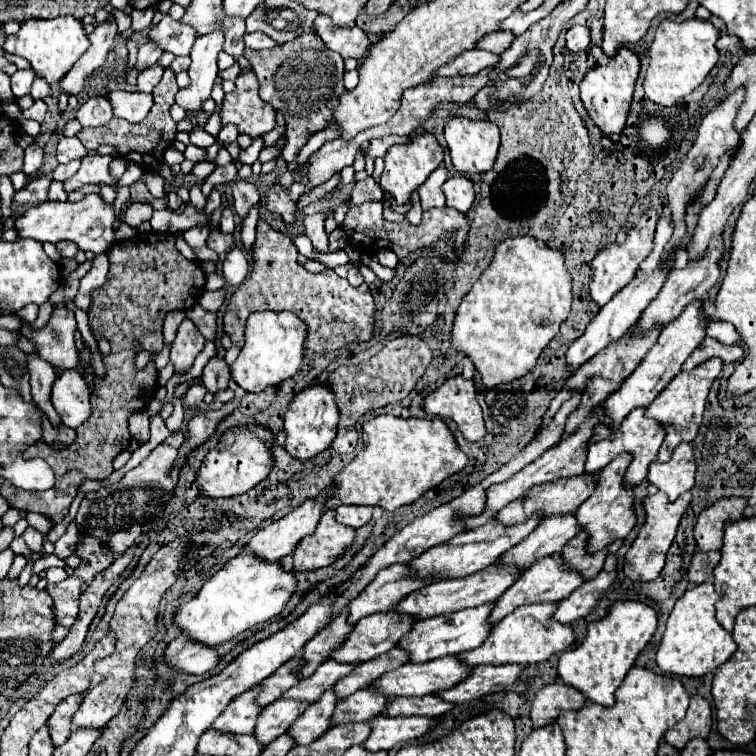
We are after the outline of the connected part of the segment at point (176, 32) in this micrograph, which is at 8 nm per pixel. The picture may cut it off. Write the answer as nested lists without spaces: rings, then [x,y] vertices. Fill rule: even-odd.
[[[165,13],[159,25],[151,27],[149,39],[153,39],[155,43],[161,43],[161,47],[165,47],[165,51],[171,51],[173,55],[189,55],[191,45],[197,39],[197,33],[191,25],[173,21]]]

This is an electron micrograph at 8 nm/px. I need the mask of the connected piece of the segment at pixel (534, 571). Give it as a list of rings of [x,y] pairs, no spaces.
[[[553,553],[547,555],[543,559],[539,559],[537,563],[533,563],[529,569],[525,569],[521,573],[521,577],[517,579],[517,583],[513,583],[497,601],[495,601],[495,609],[489,617],[491,623],[499,623],[503,617],[507,617],[509,613],[513,613],[517,607],[521,605],[531,605],[531,603],[549,603],[549,601],[563,601],[567,599],[575,589],[579,589],[585,583],[585,579],[579,575],[577,569],[573,569],[561,553]]]

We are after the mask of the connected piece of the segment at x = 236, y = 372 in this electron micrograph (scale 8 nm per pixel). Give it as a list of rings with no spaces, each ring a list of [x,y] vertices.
[[[265,311],[251,315],[245,329],[245,347],[241,349],[237,361],[231,365],[233,381],[249,393],[261,393],[265,387],[279,385],[281,381],[299,373],[303,365],[303,343],[307,331],[309,327],[293,313]]]

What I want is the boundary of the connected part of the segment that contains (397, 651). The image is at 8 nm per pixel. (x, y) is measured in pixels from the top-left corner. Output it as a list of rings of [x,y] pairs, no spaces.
[[[395,647],[393,651],[389,651],[385,655],[379,655],[379,657],[371,659],[371,661],[355,665],[351,675],[337,681],[333,689],[337,691],[337,695],[341,695],[341,699],[345,699],[345,697],[353,695],[355,691],[369,687],[373,681],[377,681],[387,671],[393,671],[393,669],[405,665],[407,661],[409,661],[409,653],[401,651],[401,647]]]

